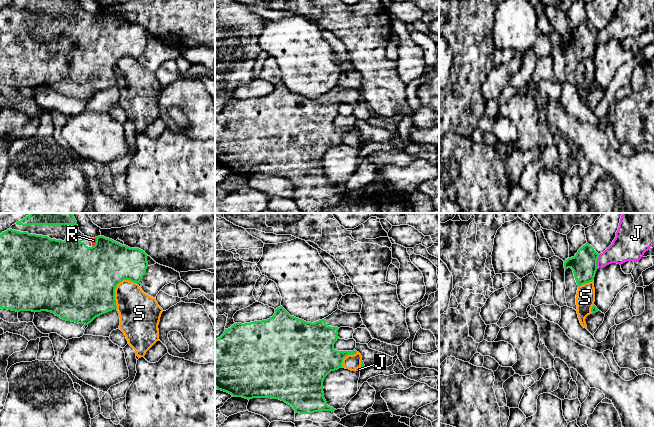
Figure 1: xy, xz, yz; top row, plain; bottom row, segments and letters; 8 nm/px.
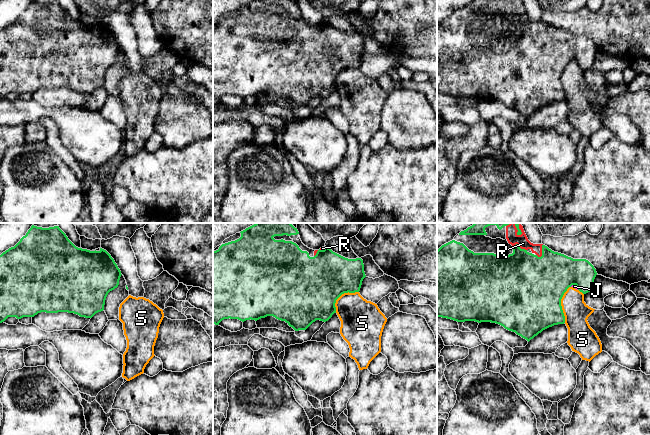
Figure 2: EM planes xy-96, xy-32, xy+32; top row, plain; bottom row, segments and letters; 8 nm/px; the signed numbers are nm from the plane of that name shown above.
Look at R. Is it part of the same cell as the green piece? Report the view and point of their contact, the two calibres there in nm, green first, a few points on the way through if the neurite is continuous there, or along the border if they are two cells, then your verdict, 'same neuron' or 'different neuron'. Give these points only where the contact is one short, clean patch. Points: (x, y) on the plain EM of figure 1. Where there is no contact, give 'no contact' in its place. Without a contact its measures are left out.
contact xy (96, 18); calibres 420 and 50 nm; same neuron

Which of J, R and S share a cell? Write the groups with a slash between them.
J S / R

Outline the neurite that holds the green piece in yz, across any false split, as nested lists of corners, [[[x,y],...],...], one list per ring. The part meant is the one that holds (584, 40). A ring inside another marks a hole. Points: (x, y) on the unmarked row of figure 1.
[[[586,19],[583,21],[574,33],[568,34],[564,38],[565,47],[571,44],[578,62],[594,56],[599,30],[594,24]]]

